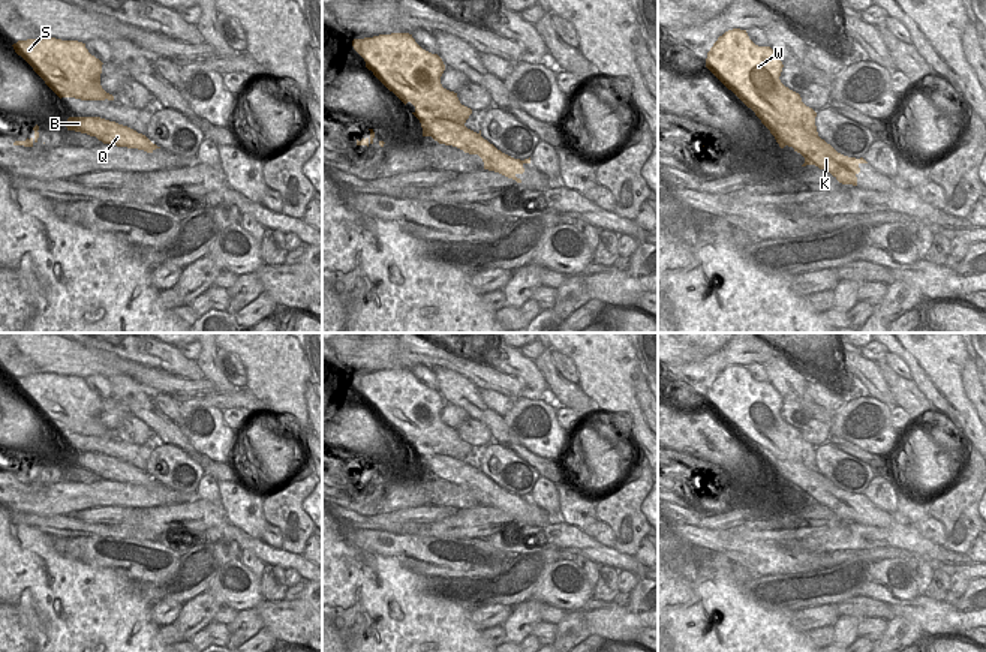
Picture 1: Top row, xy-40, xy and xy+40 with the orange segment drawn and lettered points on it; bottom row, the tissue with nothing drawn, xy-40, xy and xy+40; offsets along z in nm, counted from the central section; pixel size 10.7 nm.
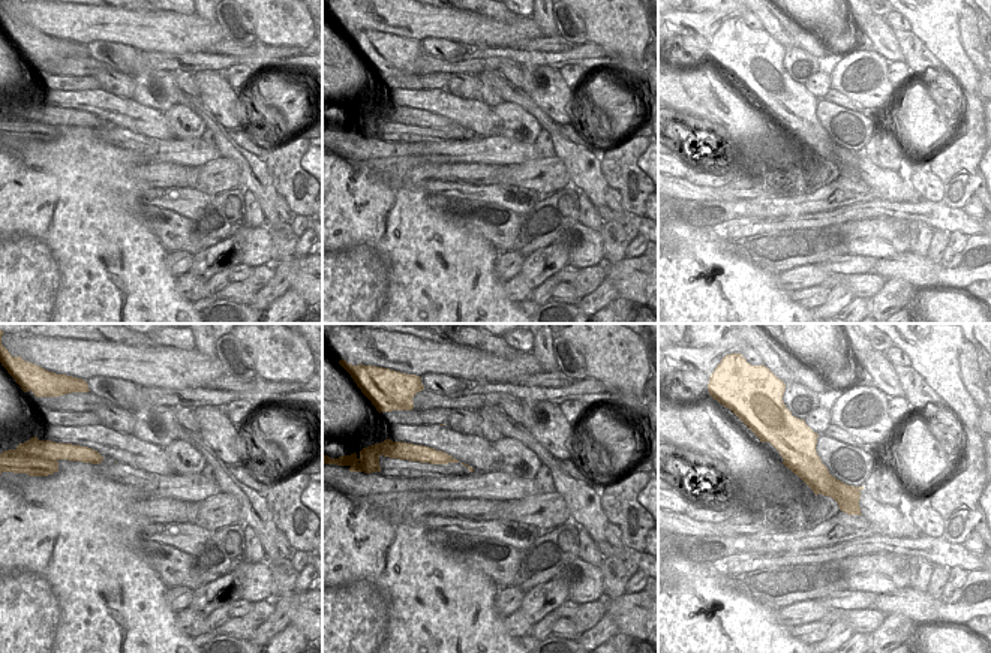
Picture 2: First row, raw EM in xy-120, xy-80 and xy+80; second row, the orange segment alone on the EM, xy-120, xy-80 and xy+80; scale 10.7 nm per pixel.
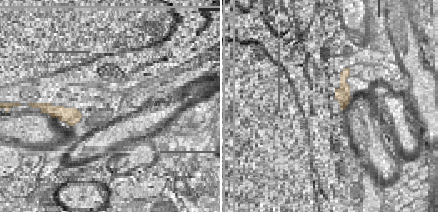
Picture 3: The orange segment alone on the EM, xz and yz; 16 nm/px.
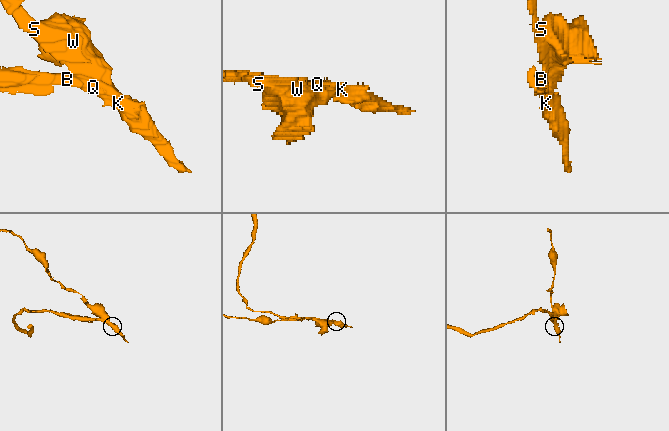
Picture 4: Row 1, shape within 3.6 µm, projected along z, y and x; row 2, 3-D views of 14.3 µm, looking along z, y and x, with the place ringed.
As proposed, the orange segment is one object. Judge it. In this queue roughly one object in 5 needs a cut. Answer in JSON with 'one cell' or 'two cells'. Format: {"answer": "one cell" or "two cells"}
{"answer": "two cells"}

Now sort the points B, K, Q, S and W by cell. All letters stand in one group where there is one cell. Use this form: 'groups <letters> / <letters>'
groups B K Q / S W

